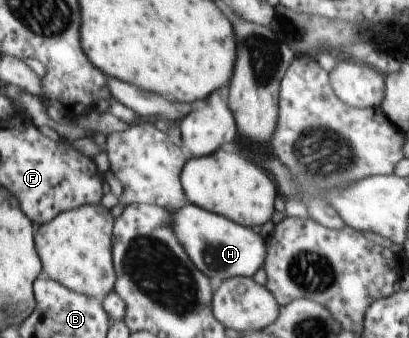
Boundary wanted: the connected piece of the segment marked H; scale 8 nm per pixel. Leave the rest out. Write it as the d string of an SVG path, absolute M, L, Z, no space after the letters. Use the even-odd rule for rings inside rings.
M189 201L180 208L171 209L171 212L173 212L171 224L179 242L185 246L193 264L197 264L197 268L201 272L206 272L211 278L213 288L219 288L229 278L255 276L255 272L259 272L265 266L267 262L266 237L263 238L261 234L258 234L256 228L237 224L225 216Z

